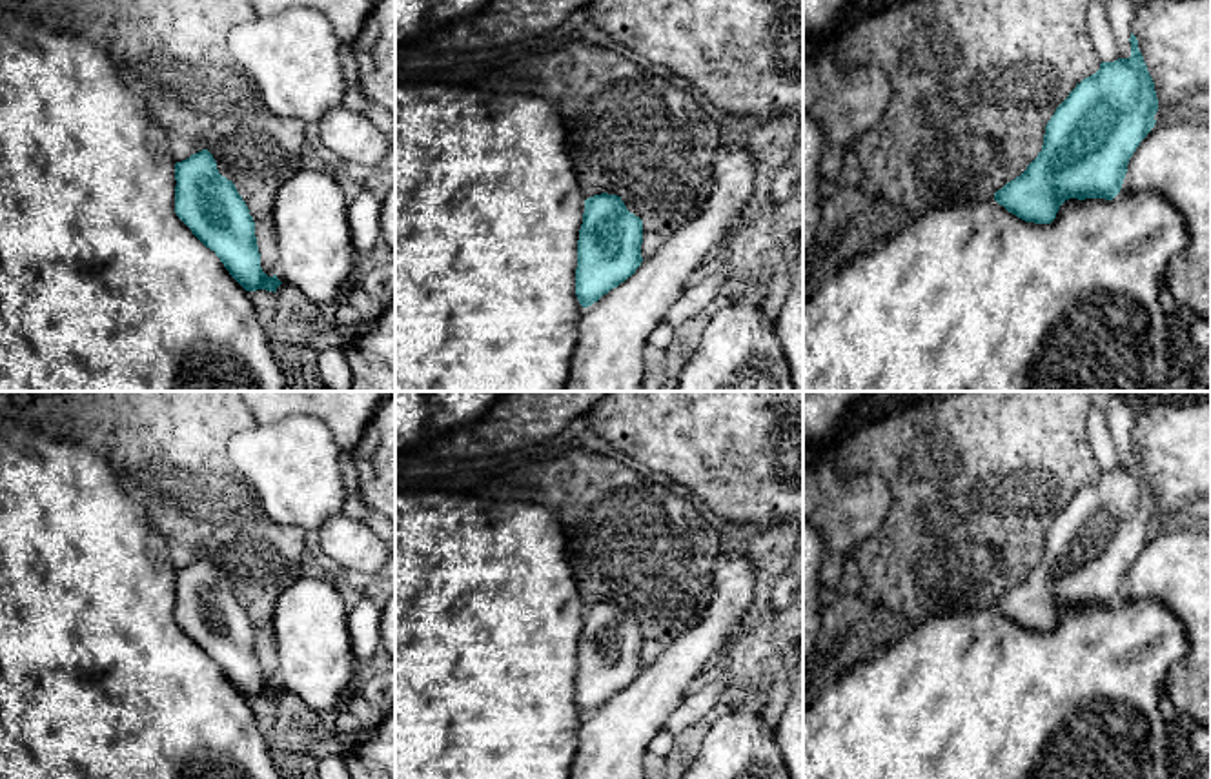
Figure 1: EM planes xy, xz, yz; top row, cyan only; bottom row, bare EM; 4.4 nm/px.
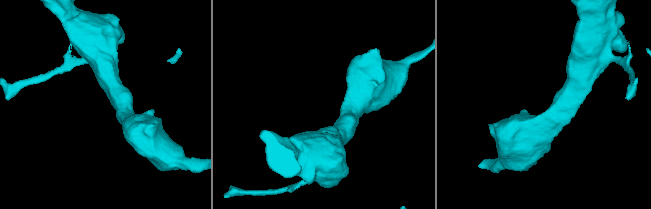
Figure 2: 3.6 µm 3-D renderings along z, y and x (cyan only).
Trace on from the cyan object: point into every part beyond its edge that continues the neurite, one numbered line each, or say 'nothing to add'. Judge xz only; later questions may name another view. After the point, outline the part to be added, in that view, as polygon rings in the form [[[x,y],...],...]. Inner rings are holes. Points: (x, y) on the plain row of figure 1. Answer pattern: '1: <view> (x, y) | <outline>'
nothing to add

